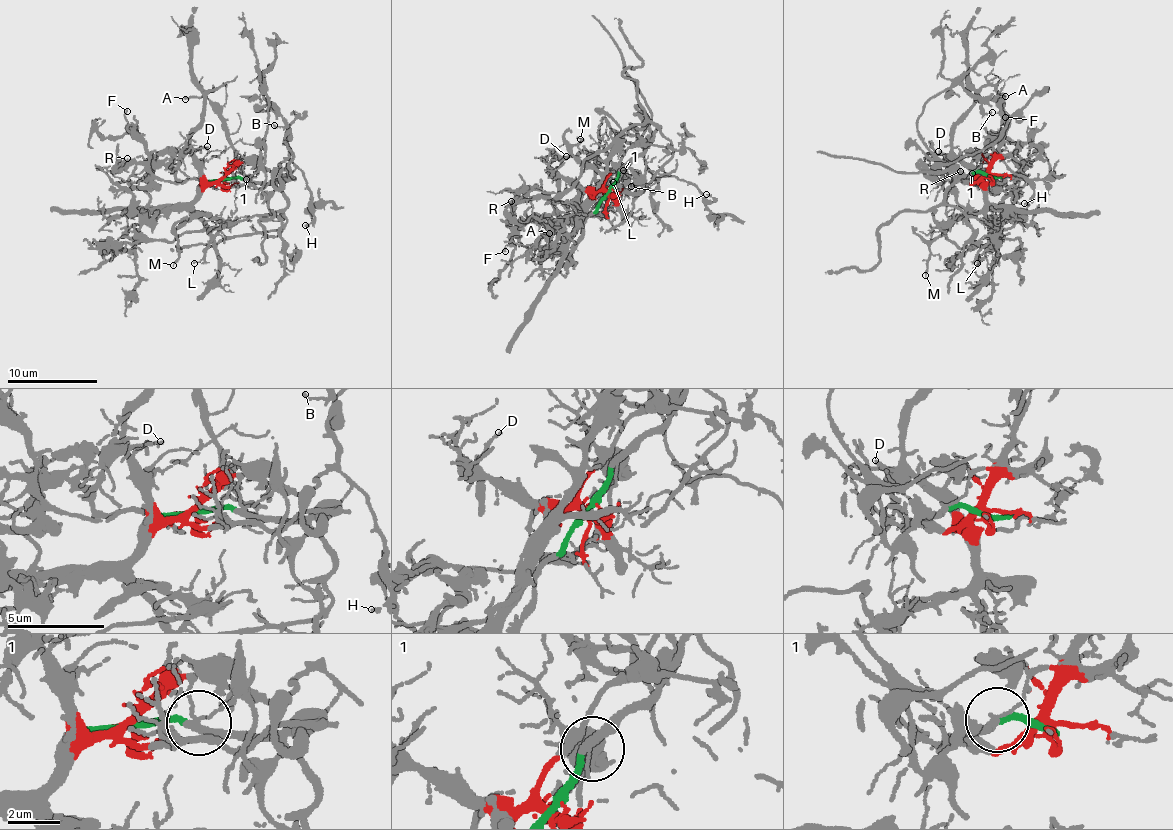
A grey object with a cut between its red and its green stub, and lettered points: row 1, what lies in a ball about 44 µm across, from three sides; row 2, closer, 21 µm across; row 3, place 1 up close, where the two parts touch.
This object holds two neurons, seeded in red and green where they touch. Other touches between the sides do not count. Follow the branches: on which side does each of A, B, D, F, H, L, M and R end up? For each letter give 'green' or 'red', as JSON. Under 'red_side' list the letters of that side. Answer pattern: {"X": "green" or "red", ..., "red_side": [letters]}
{"A": "red", "B": "green", "D": "red", "F": "green", "H": "green", "L": "red", "M": "red", "R": "green", "red_side": ["A", "D", "L", "M"]}

